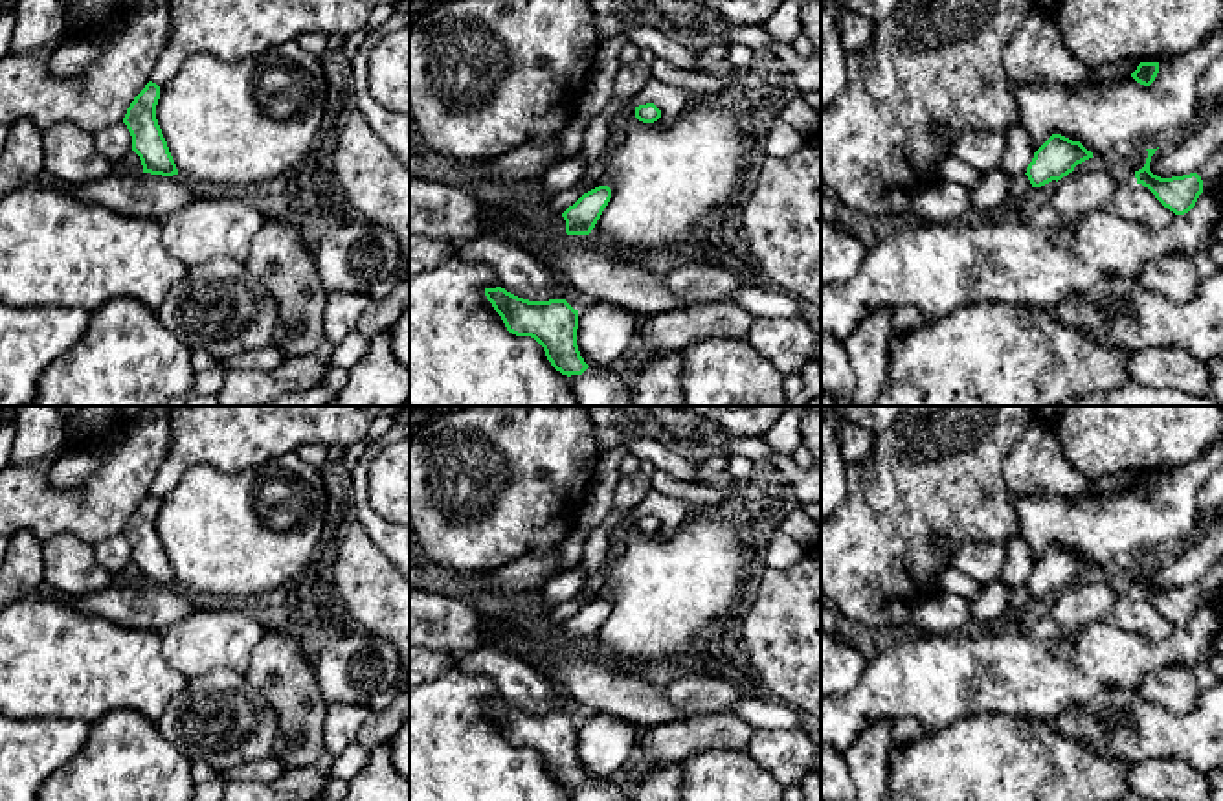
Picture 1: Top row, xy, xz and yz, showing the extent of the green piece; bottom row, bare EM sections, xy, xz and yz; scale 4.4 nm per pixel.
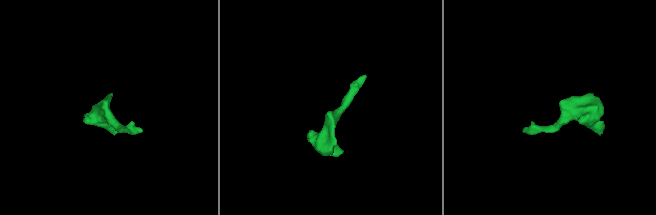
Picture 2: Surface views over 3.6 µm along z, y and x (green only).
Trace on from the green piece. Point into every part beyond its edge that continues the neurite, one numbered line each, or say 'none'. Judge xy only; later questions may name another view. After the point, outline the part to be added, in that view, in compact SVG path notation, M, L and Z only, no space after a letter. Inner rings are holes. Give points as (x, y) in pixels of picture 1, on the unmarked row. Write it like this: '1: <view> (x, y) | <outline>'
none

